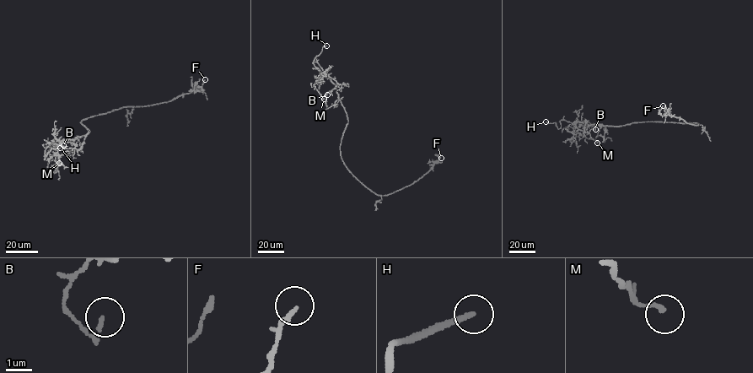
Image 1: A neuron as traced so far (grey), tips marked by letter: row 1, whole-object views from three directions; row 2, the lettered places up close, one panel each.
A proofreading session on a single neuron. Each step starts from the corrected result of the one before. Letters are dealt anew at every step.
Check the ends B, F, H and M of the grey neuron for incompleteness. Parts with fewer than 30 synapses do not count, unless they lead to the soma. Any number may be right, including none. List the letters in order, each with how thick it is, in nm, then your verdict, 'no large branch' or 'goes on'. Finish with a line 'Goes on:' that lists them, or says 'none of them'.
B: calibre 110 nm; no large branch
F: calibre 170 nm; no large branch
H: calibre 200 nm; goes on
M: calibre 140 nm; no large branch
Goes on: H

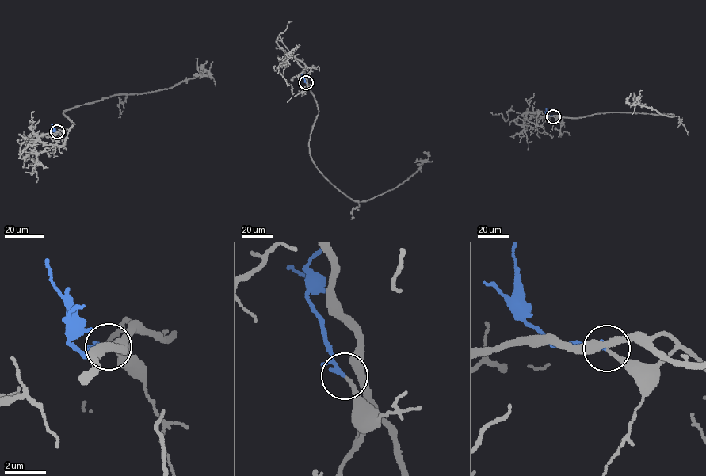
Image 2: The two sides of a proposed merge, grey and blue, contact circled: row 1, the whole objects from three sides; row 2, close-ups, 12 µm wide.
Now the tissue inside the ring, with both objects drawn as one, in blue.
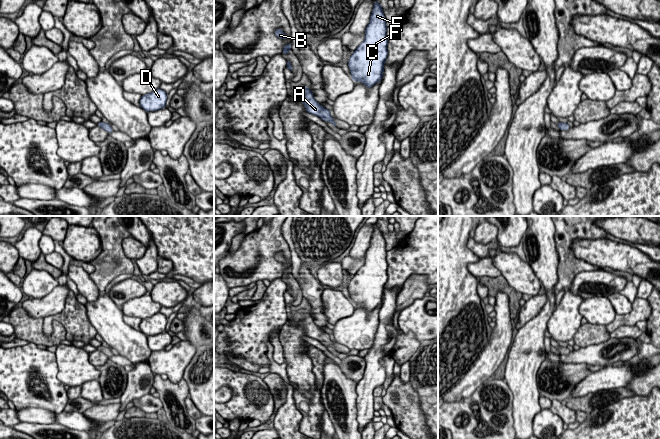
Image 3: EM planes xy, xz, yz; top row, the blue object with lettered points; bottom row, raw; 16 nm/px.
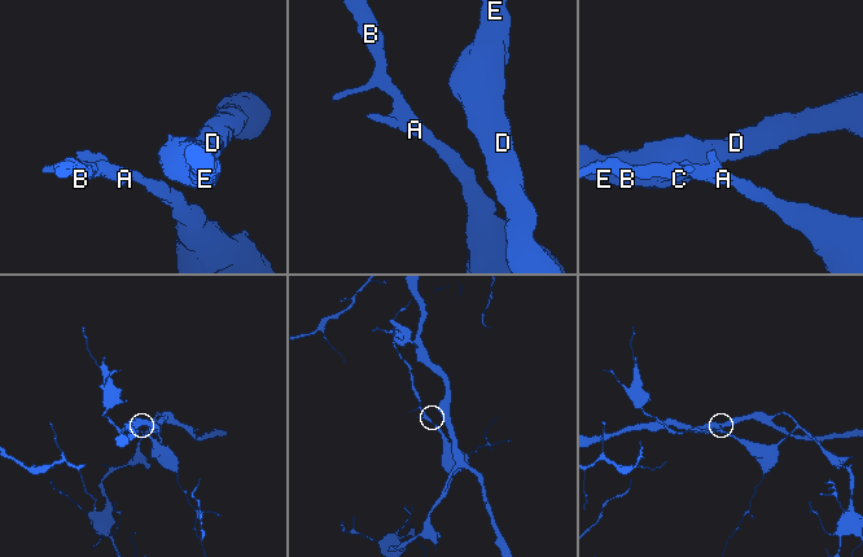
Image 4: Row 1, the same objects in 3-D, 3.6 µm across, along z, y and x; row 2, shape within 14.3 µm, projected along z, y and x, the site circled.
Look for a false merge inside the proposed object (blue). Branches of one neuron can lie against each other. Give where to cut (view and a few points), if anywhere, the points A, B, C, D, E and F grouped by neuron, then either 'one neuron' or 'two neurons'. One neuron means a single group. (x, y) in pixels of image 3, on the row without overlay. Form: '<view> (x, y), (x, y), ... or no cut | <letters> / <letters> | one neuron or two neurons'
no cut | A B C D E F | one neuron

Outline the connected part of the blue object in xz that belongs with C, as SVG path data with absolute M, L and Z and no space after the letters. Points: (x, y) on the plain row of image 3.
M374 226L365 263L350 280L348 290L354 306L361 305L367 312L382 304L385 284L388 279L386 244L382 230Z

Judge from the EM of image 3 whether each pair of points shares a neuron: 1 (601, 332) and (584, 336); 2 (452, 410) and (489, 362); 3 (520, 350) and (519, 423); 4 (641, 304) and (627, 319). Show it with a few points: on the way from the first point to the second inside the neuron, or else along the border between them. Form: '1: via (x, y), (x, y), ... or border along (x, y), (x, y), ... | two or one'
1: via (597, 334), (588, 334) | one
2: border along (480, 385), (469, 396), (448, 402) | two
3: via (521, 368), (521, 405) | one
4: via (639, 308), (631, 316) | one

